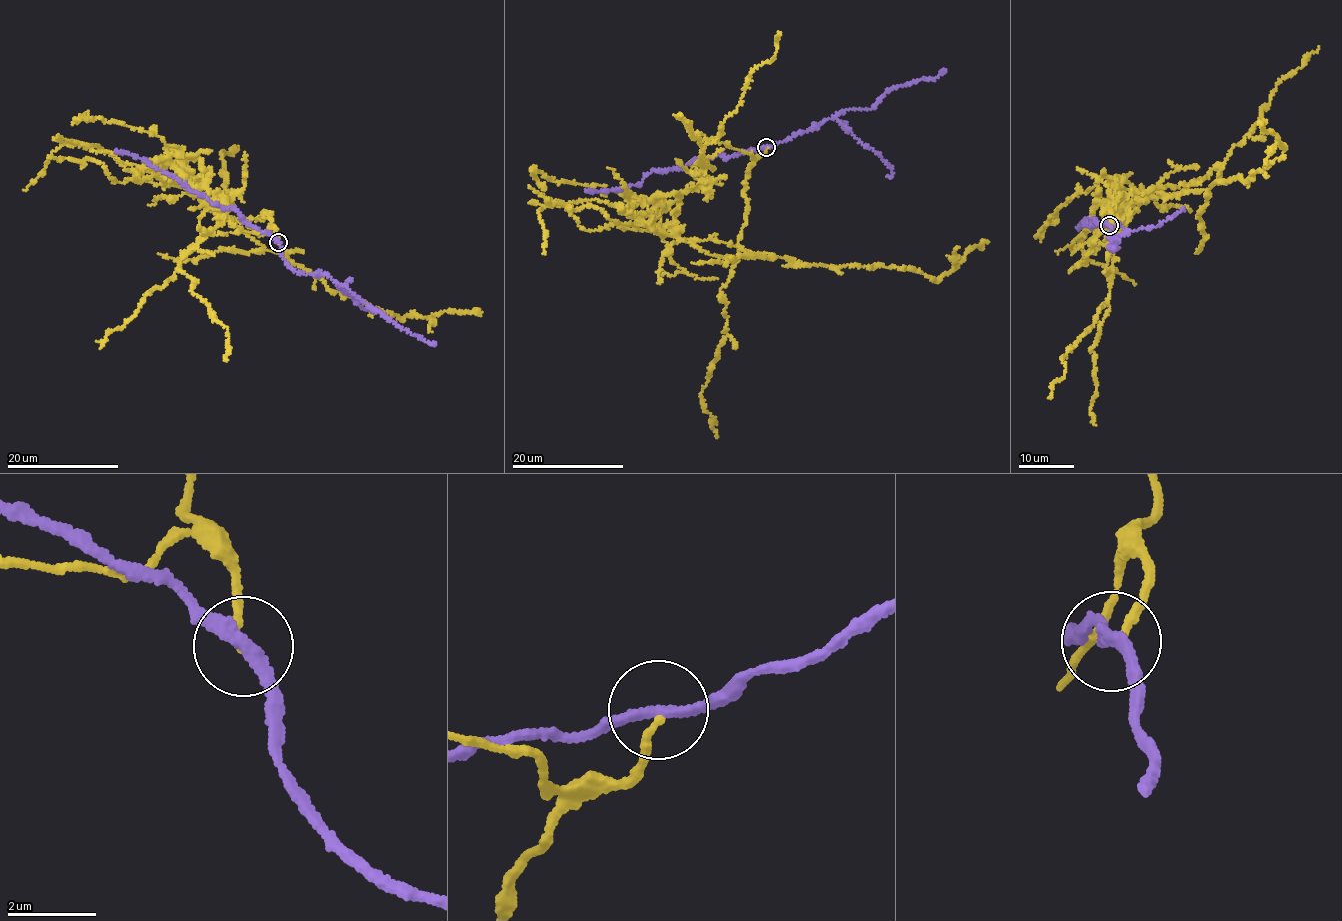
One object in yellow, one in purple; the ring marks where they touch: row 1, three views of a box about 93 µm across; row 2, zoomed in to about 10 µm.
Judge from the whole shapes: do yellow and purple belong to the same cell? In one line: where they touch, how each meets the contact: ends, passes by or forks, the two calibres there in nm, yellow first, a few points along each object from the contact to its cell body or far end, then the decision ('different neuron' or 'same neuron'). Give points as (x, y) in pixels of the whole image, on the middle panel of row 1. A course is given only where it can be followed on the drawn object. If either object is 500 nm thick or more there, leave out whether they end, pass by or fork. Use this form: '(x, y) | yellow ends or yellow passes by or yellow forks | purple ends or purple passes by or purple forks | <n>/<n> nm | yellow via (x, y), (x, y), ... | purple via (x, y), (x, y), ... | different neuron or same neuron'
(766, 147) | yellow ends | purple passes by | 150/260 nm | yellow via (766, 147), (734, 258), (652, 223), (654, 199), (699, 184), (702, 147), (778, 32) | purple via (766, 147), (808, 132), (849, 109), (869, 109), (891, 89), (923, 79), (932, 80), (946, 70) | different neuron

